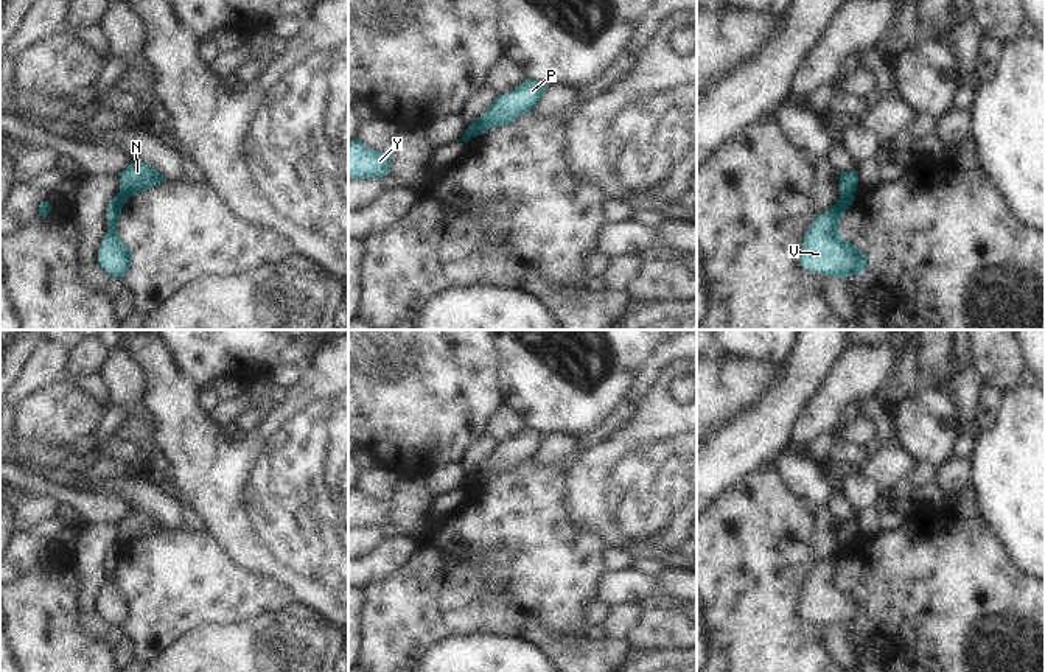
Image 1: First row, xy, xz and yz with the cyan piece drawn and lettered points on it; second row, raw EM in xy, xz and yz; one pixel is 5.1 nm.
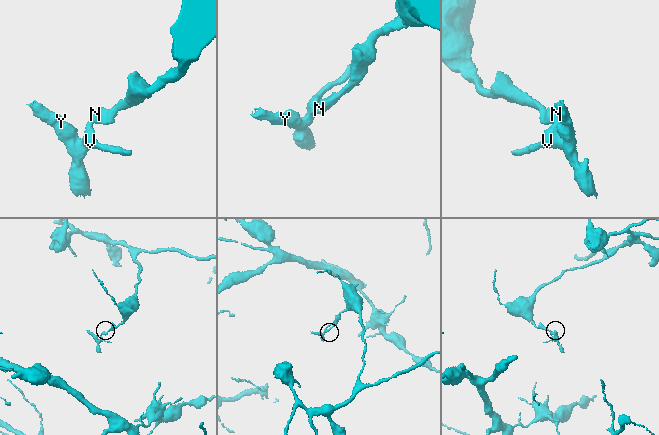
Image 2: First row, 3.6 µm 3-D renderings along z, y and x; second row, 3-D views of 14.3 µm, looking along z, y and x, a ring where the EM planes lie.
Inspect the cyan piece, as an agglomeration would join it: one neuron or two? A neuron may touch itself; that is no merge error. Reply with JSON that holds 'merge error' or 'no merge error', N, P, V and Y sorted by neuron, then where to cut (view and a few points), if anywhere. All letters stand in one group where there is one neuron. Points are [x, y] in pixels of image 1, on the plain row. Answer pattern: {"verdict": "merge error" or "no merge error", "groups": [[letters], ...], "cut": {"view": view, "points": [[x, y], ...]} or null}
{"verdict": "merge error", "groups": [["N", "P"], ["V", "Y"]], "cut": {"view": "yz", "points": [[851, 540], [842, 545]]}}

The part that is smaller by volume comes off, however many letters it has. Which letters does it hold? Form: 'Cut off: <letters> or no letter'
Cut off: V, Y

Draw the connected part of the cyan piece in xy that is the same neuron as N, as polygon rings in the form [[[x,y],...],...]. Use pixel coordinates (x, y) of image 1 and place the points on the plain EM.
[[[142,510],[131,512],[118,524],[120,541],[126,546],[135,544],[166,529],[154,515]]]

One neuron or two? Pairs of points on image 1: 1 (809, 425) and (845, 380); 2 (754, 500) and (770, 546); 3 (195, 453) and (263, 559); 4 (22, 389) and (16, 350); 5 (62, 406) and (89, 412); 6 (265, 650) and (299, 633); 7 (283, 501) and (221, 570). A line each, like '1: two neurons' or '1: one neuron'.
1: one neuron
2: one neuron
3: one neuron
4: two neurons
5: one neuron
6: one neuron
7: two neurons

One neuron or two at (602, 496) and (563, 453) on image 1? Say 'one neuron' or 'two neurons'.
two neurons

